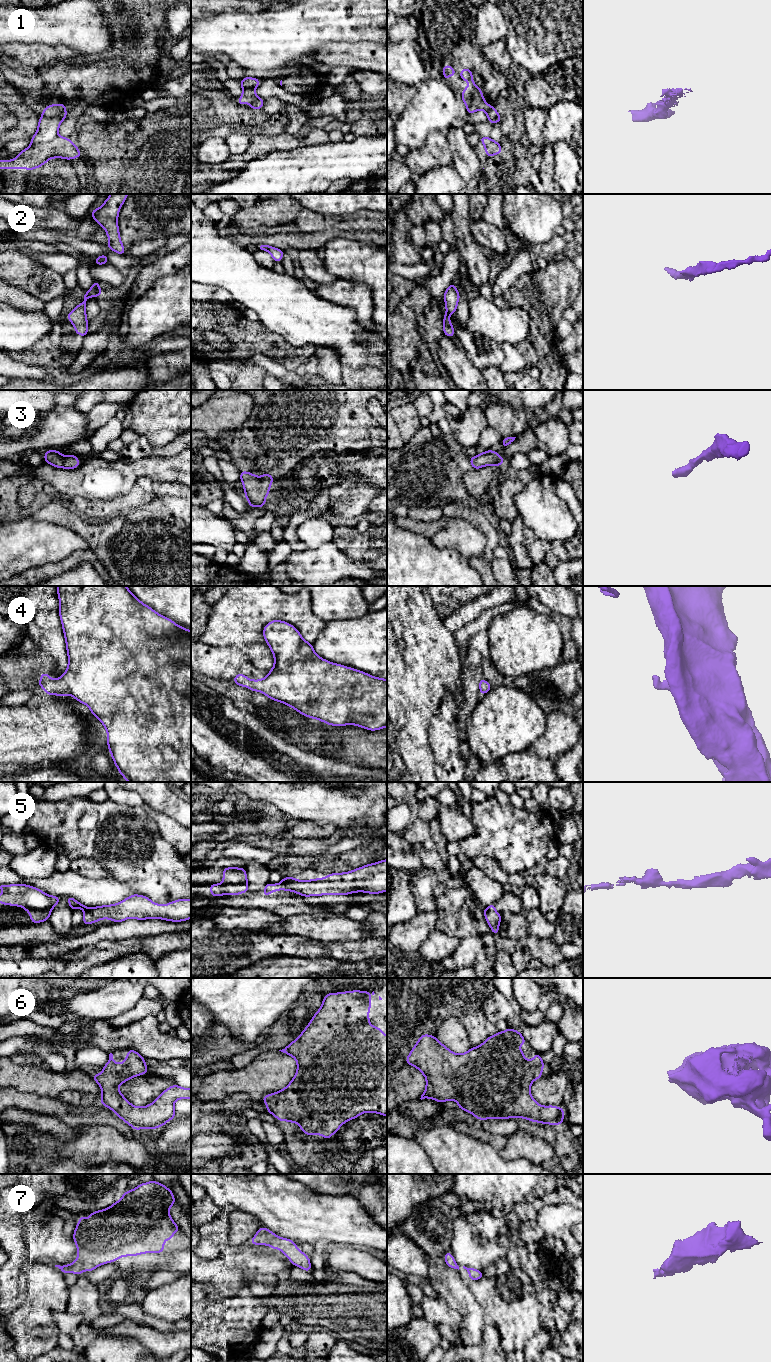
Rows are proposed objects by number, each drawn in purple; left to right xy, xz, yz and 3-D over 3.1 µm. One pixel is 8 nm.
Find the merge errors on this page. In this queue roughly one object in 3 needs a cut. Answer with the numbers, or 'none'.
1, 5

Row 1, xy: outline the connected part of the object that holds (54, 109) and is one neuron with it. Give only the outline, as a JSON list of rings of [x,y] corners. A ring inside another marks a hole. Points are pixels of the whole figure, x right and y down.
[[[51,104],[50,106],[47,106],[43,109],[42,115],[52,117],[61,113],[63,110],[65,110],[65,108],[66,104]]]

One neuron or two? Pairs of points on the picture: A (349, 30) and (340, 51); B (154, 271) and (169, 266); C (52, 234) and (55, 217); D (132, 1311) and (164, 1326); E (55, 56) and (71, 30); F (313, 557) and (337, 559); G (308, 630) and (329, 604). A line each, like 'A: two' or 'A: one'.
A: two
B: one
C: two
D: one
E: two
F: one
G: two

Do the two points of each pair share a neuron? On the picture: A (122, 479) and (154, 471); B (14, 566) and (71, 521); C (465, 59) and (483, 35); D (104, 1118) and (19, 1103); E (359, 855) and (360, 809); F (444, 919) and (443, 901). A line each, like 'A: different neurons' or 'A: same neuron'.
A: same neuron
B: different neurons
C: different neurons
D: same neuron
E: different neurons
F: same neuron

